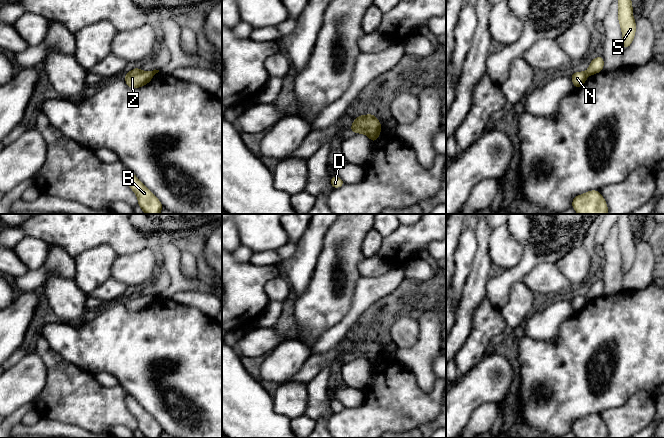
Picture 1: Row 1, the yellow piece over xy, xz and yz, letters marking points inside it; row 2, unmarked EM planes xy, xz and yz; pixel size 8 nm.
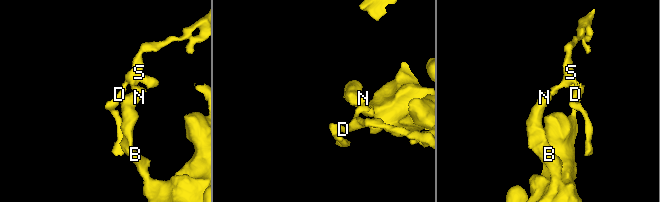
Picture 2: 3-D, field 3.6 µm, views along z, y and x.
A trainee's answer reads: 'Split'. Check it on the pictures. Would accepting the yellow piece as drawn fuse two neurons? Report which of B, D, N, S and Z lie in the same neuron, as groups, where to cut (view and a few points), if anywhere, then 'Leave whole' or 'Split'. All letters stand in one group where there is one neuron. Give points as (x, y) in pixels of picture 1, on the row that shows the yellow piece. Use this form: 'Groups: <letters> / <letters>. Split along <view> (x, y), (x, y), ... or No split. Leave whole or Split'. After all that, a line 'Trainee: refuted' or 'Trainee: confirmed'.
Groups: B N Z / D S. Split along xz (379, 128), (368, 136). Split
Trainee: confirmed

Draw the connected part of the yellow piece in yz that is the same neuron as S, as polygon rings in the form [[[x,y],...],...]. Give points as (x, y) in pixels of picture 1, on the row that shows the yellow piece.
[[[617,0],[618,21],[622,32],[622,48],[627,49],[634,39],[636,33],[636,22],[633,17],[633,6],[631,0]]]

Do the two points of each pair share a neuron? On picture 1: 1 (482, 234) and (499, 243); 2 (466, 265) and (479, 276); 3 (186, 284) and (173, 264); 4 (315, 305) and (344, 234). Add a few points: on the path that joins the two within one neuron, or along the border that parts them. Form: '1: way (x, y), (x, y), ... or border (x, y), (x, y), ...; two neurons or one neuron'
1: border (492, 229), (488, 243), (490, 260); two neurons
2: border (476, 245), (476, 253), (470, 274), (462, 290); two neurons
3: way (181, 279), (173, 269); one neuron
4: way (328, 287), (333, 252); one neuron

